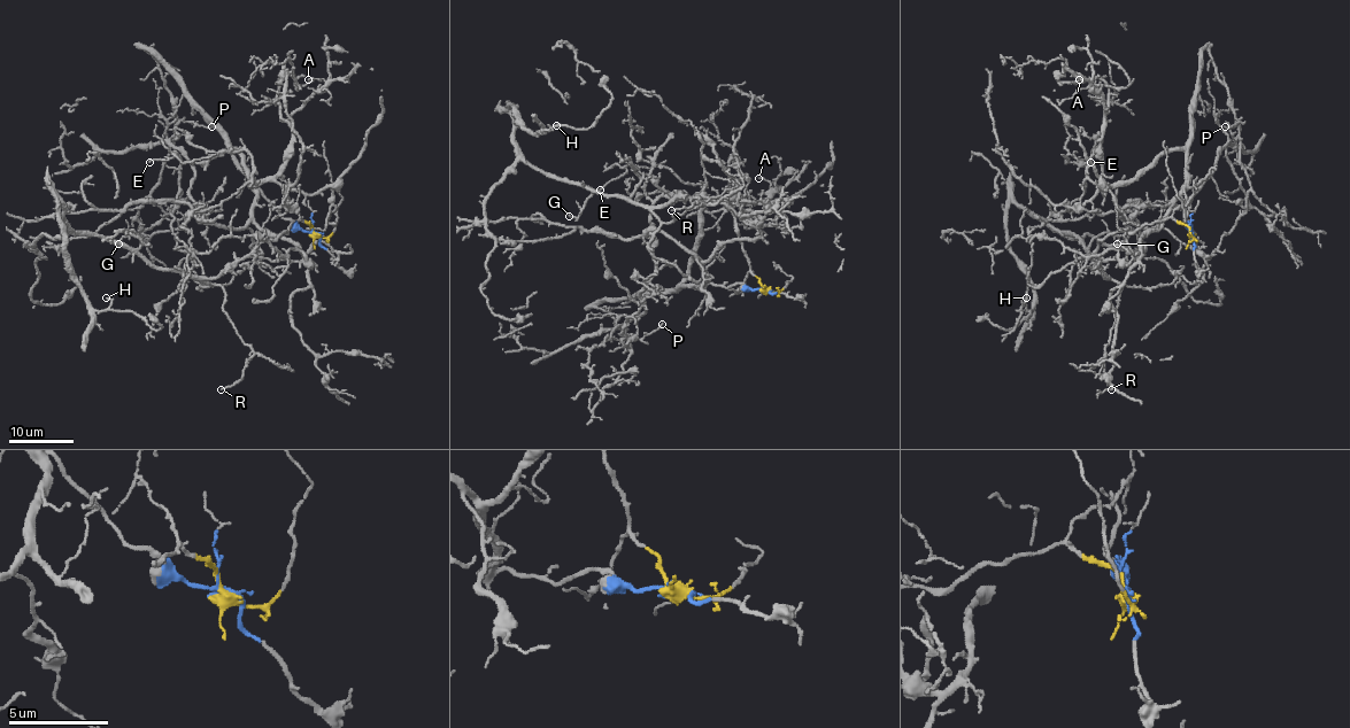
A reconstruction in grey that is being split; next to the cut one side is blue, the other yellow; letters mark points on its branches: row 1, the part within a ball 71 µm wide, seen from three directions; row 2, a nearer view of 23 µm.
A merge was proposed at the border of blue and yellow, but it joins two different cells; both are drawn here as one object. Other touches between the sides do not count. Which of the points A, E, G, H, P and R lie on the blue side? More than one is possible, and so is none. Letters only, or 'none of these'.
A, E, P

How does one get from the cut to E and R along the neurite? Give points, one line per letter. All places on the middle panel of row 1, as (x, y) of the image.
E: (764, 289), (684, 285), (700, 233), (703, 186), (693, 198), (669, 195), (649, 175), (627, 165), (600, 190)
R: (764, 289), (723, 199), (677, 195), (652, 211), (669, 223), (703, 203), (671, 210)

